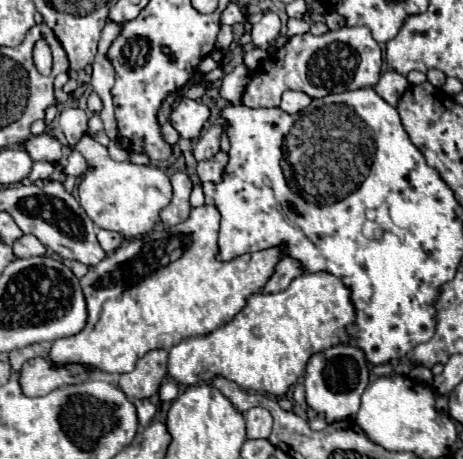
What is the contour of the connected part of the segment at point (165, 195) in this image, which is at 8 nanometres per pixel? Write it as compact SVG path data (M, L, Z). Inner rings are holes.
M84 136L76 150L86 158L88 168L78 186L78 200L86 214L98 228L114 230L124 238L136 238L148 234L160 210L172 200L172 184L168 176L156 166L140 166L132 162L116 162L108 156L108 148L96 142L92 136Z

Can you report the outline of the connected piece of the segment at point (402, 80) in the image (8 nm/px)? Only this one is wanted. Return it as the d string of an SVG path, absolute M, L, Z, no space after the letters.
M384 72L378 80L378 84L374 86L374 90L390 104L390 106L398 106L400 102L400 96L404 94L404 90L408 88L408 80L406 76L398 74L398 72Z

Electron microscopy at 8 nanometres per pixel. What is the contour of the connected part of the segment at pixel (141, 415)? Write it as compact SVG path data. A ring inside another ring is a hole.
M134 400L134 406L138 408L138 420L142 426L146 426L156 414L156 406L150 400Z

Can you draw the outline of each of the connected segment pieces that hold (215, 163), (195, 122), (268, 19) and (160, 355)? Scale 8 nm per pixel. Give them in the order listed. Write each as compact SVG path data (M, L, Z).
M218 152L212 160L198 162L198 176L200 176L200 180L218 184L222 180L226 164L228 164L228 154L226 152Z
M184 98L180 106L172 112L170 122L180 132L182 138L198 138L204 122L210 118L210 108L200 100Z
M266 12L262 16L260 22L256 22L252 26L252 42L258 46L258 48L264 48L268 50L272 46L272 42L278 38L278 34L281 32L281 20L278 18L278 14L274 12Z
M152 350L144 354L132 372L120 374L118 386L128 398L150 398L158 392L168 376L168 350Z

